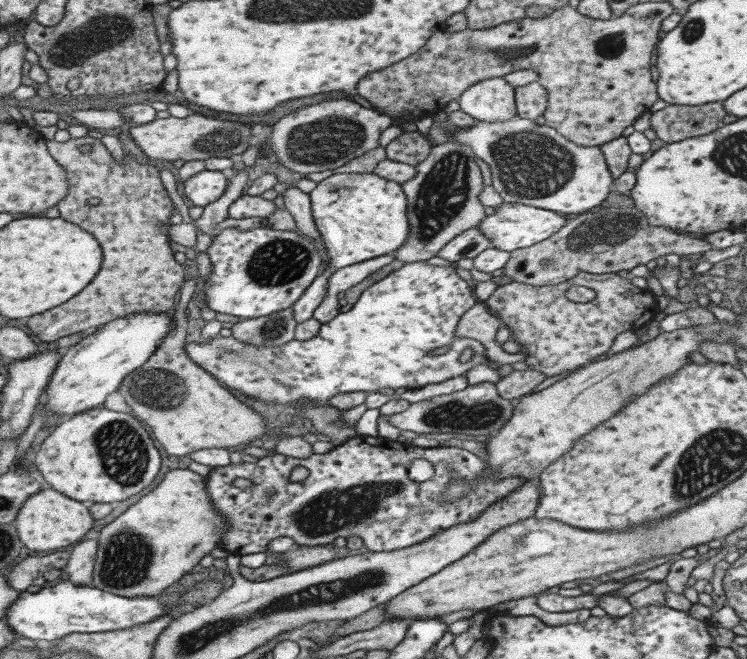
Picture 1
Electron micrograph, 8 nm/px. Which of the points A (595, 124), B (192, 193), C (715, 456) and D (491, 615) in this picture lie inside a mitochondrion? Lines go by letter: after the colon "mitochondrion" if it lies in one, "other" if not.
A: other
B: other
C: mitochondrion
D: other

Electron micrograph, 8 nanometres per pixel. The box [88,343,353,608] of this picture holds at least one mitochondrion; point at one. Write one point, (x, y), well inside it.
(124, 455)

